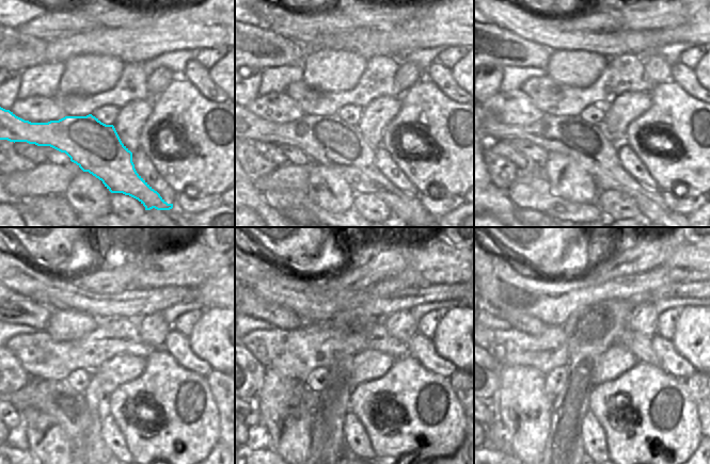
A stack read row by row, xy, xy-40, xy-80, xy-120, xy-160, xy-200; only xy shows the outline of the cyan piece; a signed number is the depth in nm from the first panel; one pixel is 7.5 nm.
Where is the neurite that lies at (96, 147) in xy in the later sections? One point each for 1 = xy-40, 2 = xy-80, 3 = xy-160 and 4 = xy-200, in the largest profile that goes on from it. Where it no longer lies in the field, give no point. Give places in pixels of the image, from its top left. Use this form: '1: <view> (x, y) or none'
1: xy-40 (328, 141)
2: xy-80 (583, 142)
3: xy-160 (368, 365)
4: xy-200 (617, 360)

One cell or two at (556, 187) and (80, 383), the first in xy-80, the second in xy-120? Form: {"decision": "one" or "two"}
{"decision": "two"}

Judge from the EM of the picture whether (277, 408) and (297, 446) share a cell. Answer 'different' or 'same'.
same

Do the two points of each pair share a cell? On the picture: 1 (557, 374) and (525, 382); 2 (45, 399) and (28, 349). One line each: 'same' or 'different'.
1: different
2: different

